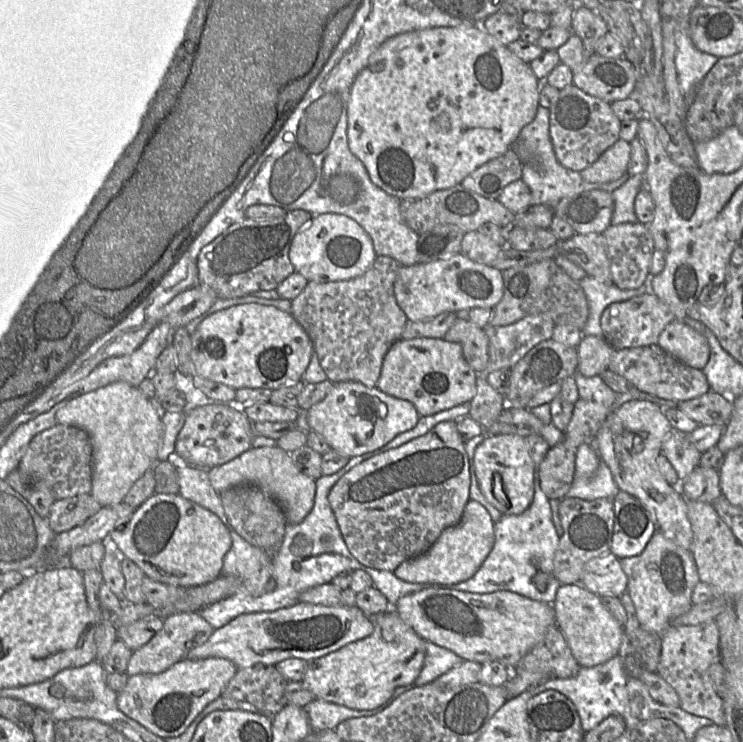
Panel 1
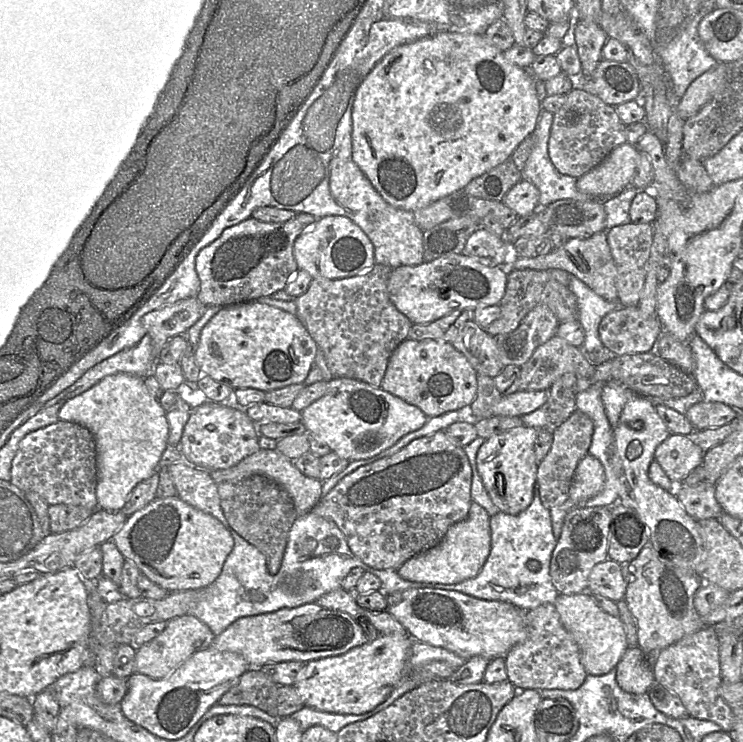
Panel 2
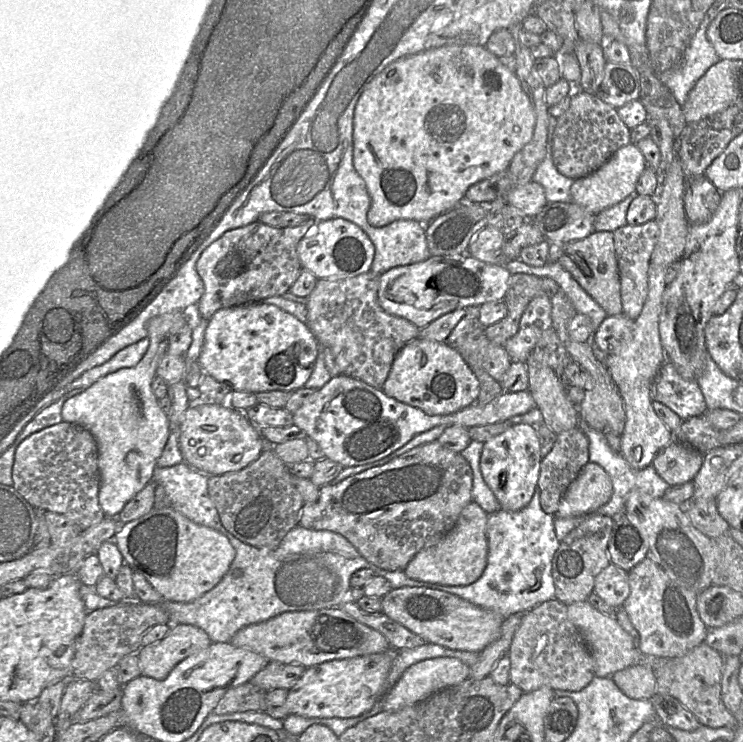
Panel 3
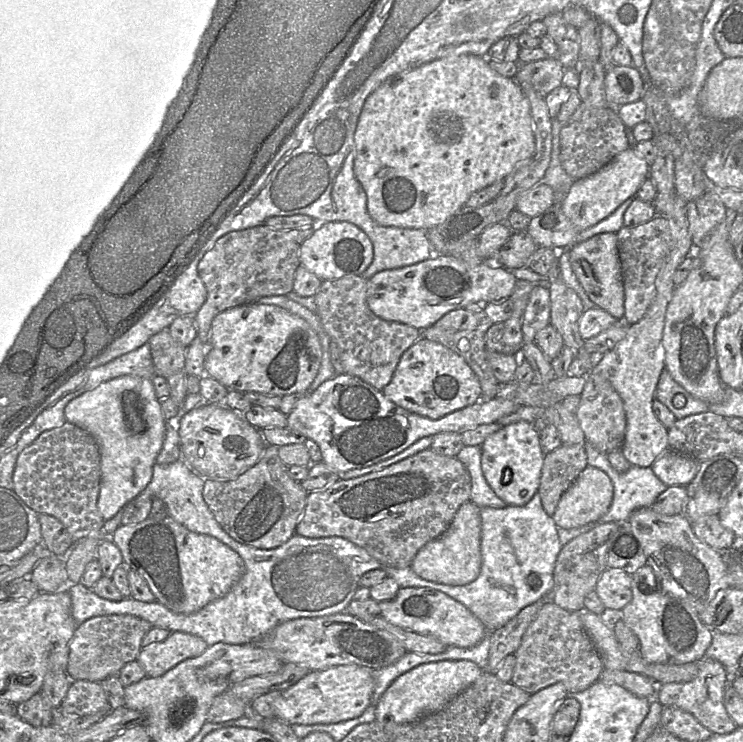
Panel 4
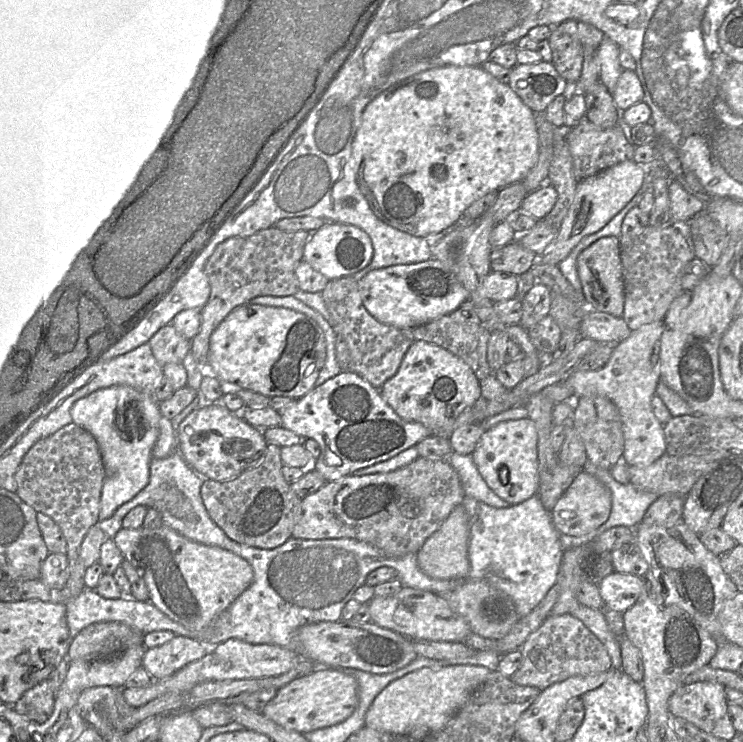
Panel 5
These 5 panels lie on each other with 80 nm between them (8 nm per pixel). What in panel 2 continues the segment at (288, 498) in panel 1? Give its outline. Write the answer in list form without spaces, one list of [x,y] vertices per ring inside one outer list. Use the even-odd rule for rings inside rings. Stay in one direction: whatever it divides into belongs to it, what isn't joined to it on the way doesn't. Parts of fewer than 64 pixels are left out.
[[[259,449],[230,468],[208,472],[210,472],[210,476],[216,484],[241,479],[255,474],[265,475],[287,491],[293,500],[295,509],[299,516],[308,513],[322,498],[322,481],[305,476],[293,463],[294,461],[290,460],[275,449]]]

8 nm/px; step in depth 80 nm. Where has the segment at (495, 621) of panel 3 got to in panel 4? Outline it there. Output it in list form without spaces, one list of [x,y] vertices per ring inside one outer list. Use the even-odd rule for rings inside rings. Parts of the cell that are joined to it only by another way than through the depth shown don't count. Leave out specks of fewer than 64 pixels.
[[[400,588],[392,599],[380,602],[379,608],[380,616],[389,623],[411,632],[431,636],[447,647],[470,648],[488,635],[482,622],[463,604],[430,588]]]

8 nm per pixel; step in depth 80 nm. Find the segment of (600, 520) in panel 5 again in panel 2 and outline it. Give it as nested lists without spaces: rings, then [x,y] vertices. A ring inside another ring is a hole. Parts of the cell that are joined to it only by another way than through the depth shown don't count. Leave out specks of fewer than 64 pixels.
[[[586,454],[578,463],[569,490],[569,499],[584,501],[598,495],[604,488],[605,472],[601,462]]]

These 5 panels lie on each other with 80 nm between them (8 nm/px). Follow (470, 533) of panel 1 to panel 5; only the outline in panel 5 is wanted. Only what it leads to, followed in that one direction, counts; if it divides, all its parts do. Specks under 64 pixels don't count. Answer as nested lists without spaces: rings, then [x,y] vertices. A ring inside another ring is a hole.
[[[462,505],[456,506],[441,527],[432,534],[417,552],[417,563],[427,576],[438,580],[452,580],[467,576],[470,564],[468,560],[469,516]]]

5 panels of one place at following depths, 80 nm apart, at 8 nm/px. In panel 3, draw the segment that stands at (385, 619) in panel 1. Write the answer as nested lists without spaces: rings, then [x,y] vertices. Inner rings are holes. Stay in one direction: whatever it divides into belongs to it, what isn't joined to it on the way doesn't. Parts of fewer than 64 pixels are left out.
[[[387,650],[378,654],[326,661],[306,668],[299,680],[288,690],[287,710],[306,718],[353,718],[368,712],[384,692],[395,652]]]

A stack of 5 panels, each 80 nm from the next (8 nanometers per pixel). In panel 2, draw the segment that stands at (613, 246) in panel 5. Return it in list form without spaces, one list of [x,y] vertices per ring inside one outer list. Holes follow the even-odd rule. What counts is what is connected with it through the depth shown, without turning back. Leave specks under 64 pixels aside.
[[[599,231],[587,238],[568,238],[558,248],[553,248],[547,254],[537,257],[509,256],[501,266],[508,273],[513,269],[533,268],[550,269],[559,268],[576,276],[596,294],[607,301],[618,301],[616,290],[616,265],[607,241],[606,231]]]

